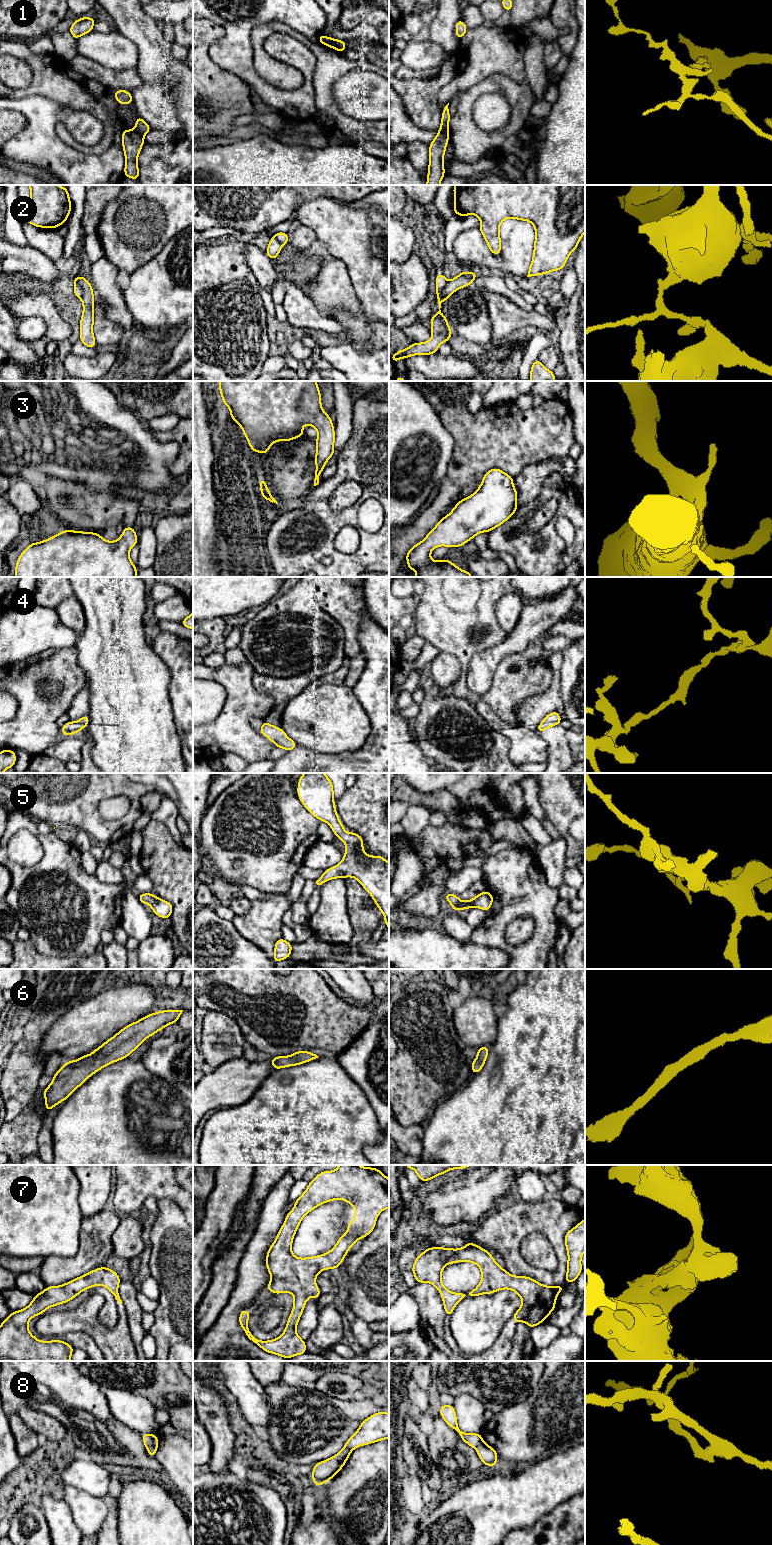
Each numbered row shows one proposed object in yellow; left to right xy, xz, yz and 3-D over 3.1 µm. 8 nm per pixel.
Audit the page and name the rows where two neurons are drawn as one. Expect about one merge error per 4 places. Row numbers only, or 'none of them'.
1, 2, 8

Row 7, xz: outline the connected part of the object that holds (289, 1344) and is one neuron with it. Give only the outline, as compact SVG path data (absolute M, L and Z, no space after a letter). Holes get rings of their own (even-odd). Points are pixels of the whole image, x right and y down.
M339 1165L334 1171L319 1173L308 1185L304 1193L295 1201L294 1208L286 1215L285 1222L280 1228L276 1239L269 1248L266 1256L266 1267L271 1280L266 1289L274 1294L290 1292L294 1296L293 1310L288 1318L283 1334L277 1339L261 1341L250 1332L247 1321L251 1317L247 1309L239 1316L239 1324L247 1338L262 1348L265 1352L273 1353L289 1359L306 1353L306 1344L296 1332L296 1326L309 1297L319 1298L321 1292L315 1283L318 1273L326 1269L338 1268L347 1252L359 1239L368 1236L375 1228L376 1219L382 1210L389 1208L389 1179L378 1169L358 1165ZM336 1199L342 1199L355 1208L354 1221L348 1222L347 1233L341 1235L336 1245L326 1254L314 1257L299 1258L292 1254L292 1241L296 1230L307 1213L319 1205Z

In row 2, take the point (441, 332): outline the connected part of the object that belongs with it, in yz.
M443 273L436 276L436 290L437 290L437 300L439 304L439 311L434 314L431 318L431 331L432 337L429 341L424 343L415 342L408 348L396 352L390 355L390 358L394 363L396 363L401 358L408 358L412 355L430 355L438 351L438 348L442 342L448 342L451 338L452 330L449 327L447 318L441 312L441 303L446 301L447 298L441 297L441 292L444 290L447 280Z

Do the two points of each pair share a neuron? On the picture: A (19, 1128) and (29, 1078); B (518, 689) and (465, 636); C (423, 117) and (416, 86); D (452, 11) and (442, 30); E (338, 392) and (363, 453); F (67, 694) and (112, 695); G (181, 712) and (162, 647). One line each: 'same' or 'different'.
A: different
B: same
C: same
D: same
E: different
F: different
G: same

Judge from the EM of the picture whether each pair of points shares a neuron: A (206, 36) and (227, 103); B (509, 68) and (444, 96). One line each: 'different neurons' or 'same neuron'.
A: same neuron
B: same neuron

